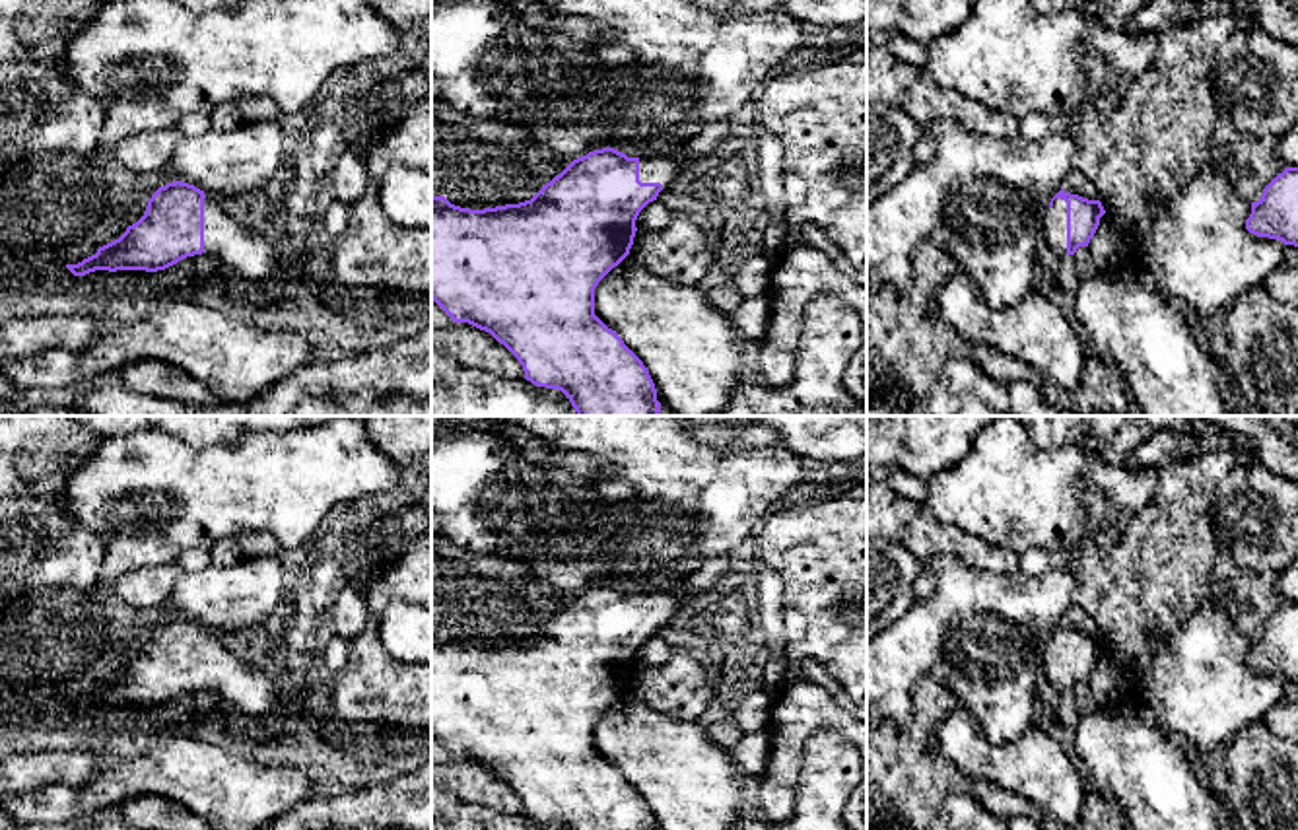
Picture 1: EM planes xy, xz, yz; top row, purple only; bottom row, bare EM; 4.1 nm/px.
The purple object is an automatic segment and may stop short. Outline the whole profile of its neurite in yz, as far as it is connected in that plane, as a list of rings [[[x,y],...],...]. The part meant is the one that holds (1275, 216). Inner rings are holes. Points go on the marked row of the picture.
[[[1286,167],[1263,189],[1261,198],[1251,202],[1246,229],[1257,237],[1279,239],[1284,245],[1298,247],[1298,167]]]

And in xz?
[[[729,121],[709,122],[670,156],[589,152],[519,204],[470,210],[431,196],[431,299],[453,323],[490,332],[519,360],[527,381],[562,391],[577,416],[661,416],[647,367],[595,315],[595,288],[630,255],[639,212],[688,163],[717,154],[731,130]]]

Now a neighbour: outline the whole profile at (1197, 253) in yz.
[[[1209,161],[1164,204],[1158,206],[1148,233],[1131,243],[1119,276],[1156,292],[1181,307],[1189,319],[1213,317],[1247,290],[1265,286],[1284,264],[1286,245],[1257,237],[1246,229],[1251,202],[1232,185],[1228,175]]]

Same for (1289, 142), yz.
[[[1298,121],[1279,138],[1279,157],[1286,167],[1298,167]]]

